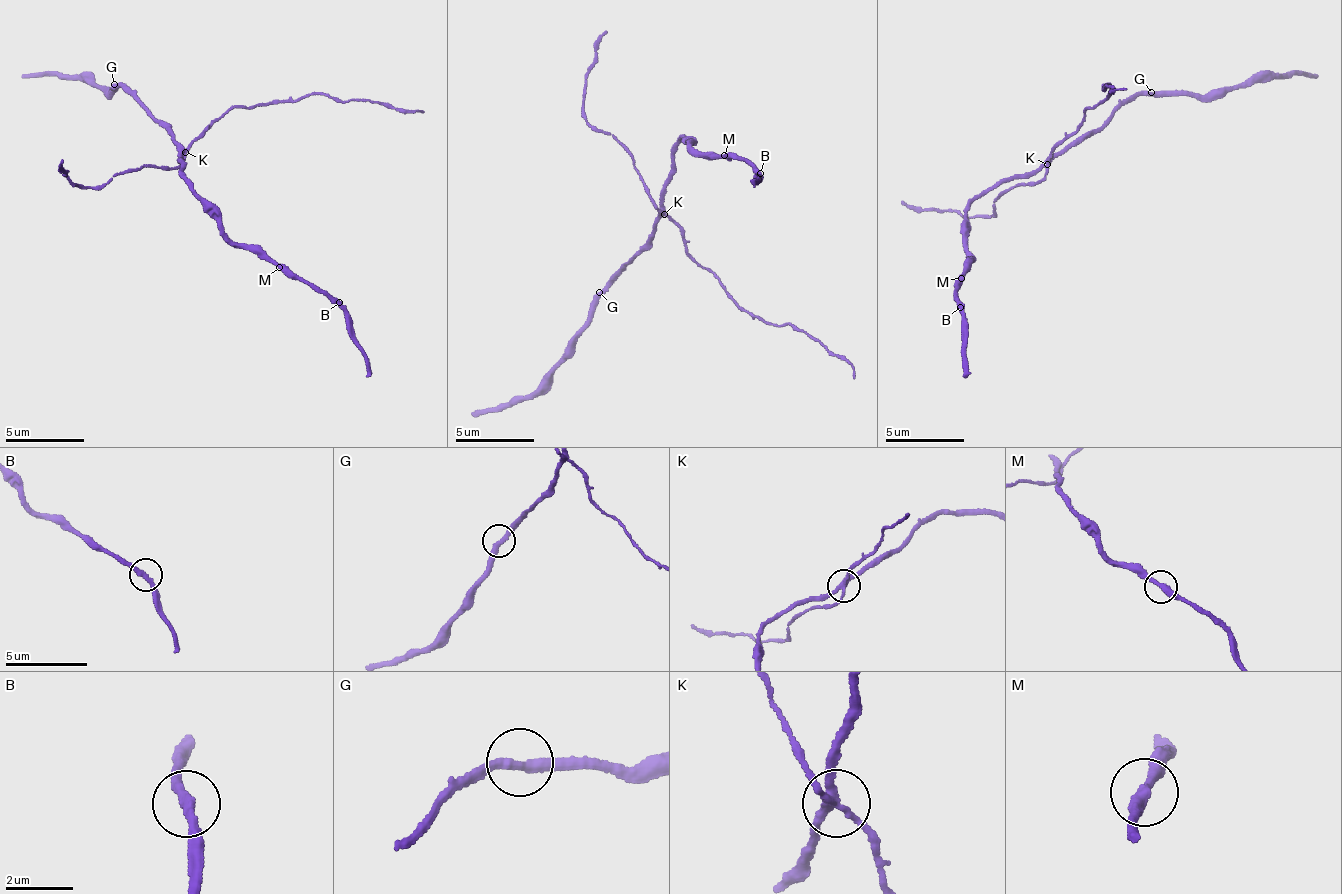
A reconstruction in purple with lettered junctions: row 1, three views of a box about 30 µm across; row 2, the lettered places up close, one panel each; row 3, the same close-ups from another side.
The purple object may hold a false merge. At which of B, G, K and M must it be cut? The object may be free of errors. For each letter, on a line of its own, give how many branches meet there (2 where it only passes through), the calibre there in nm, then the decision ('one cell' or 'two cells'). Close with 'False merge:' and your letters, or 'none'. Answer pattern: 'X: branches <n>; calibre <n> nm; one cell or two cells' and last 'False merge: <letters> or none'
B: branches 2; calibre 280 nm; one cell
G: branches 2; calibre 320 nm; one cell
K: branches 4; calibre 260 nm; two cells
M: branches 2; calibre 320 nm; one cell
False merge: K

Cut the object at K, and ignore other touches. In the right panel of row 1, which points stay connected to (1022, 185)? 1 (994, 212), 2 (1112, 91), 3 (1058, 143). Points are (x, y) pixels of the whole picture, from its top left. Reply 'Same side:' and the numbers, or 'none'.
Same side: 1, 2, 3

